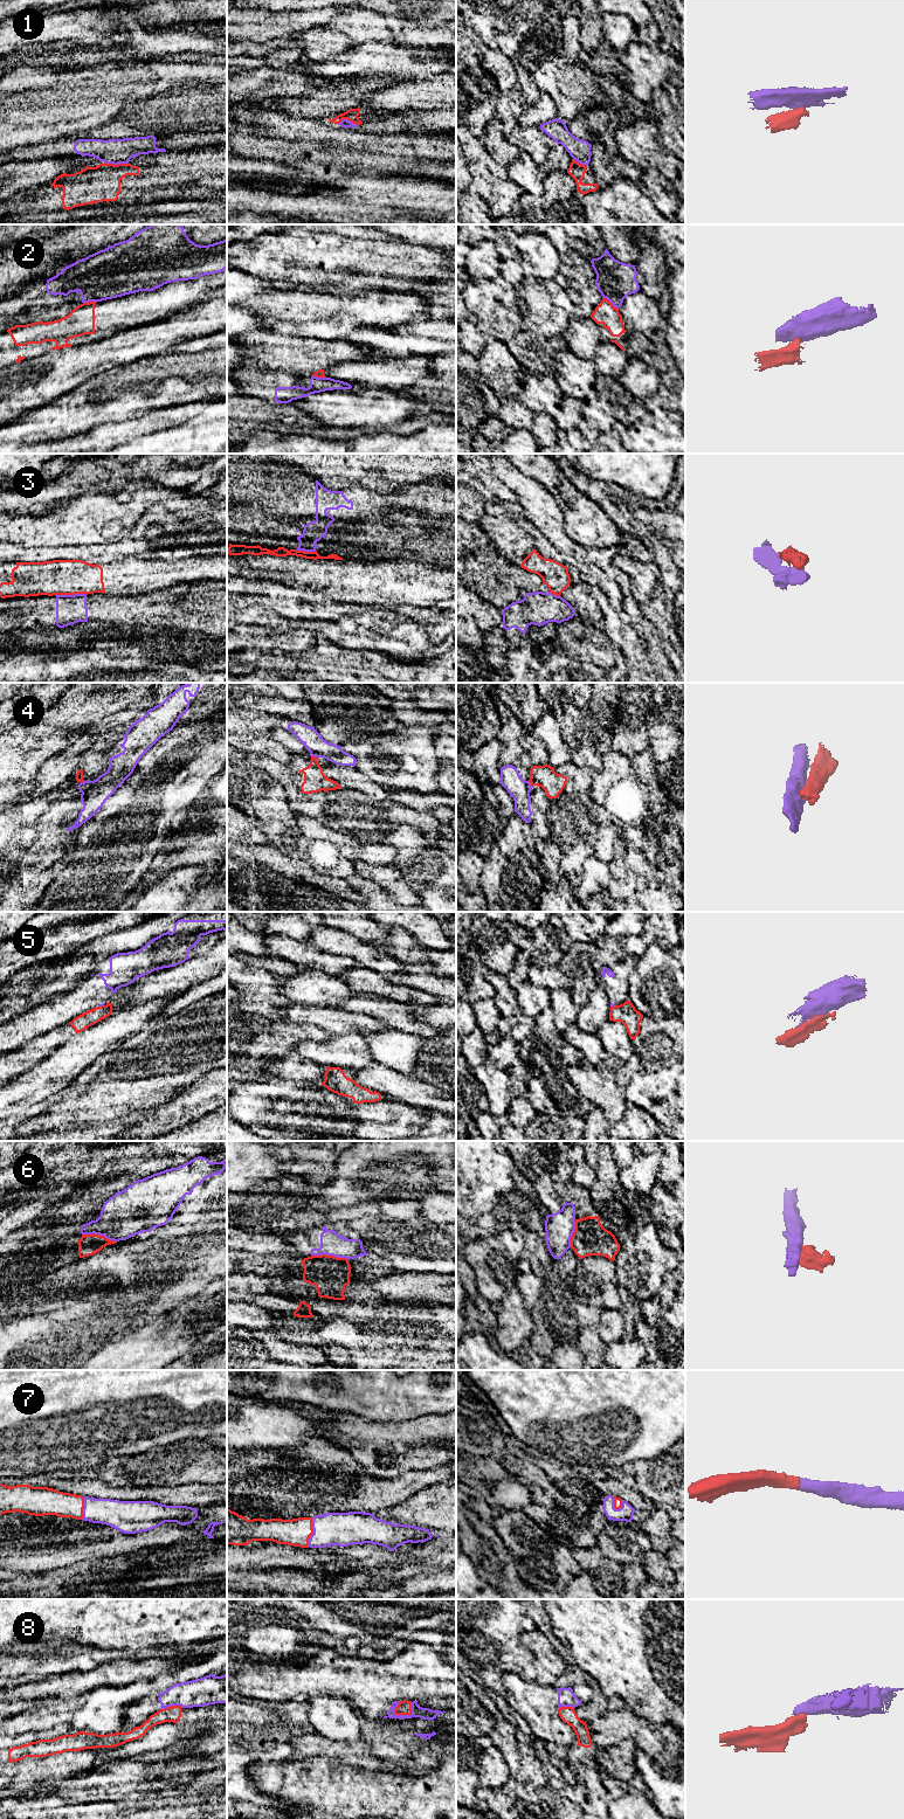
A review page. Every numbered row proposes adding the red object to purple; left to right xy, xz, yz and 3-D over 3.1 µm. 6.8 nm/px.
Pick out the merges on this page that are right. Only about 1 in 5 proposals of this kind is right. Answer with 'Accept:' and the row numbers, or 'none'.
Accept: 7

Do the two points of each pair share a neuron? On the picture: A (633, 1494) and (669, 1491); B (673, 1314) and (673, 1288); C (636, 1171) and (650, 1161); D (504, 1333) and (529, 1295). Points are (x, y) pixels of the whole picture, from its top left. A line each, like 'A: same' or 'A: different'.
A: different
B: same
C: same
D: different

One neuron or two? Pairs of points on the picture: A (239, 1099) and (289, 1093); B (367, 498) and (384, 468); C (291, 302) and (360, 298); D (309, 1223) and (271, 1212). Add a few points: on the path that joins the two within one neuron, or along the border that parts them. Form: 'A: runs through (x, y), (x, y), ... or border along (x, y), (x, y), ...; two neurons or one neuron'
A: runs through (252, 1099), (262, 1099), (267, 1094), (276, 1094); one neuron
B: border along (345, 488), (359, 485), (377, 492), (399, 489); two neurons
C: runs through (309, 302), (343, 301); one neuron
D: runs through (299, 1216), (281, 1212); one neuron

